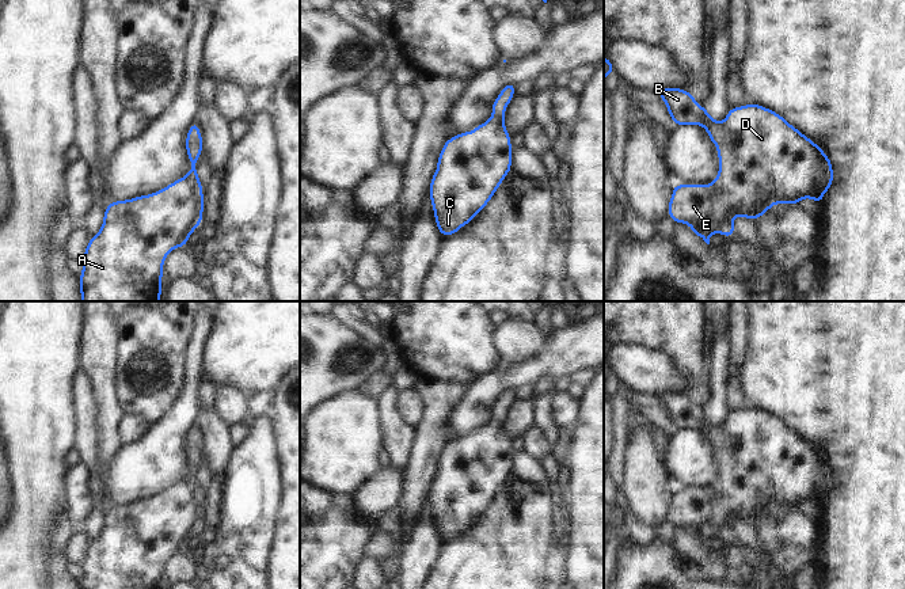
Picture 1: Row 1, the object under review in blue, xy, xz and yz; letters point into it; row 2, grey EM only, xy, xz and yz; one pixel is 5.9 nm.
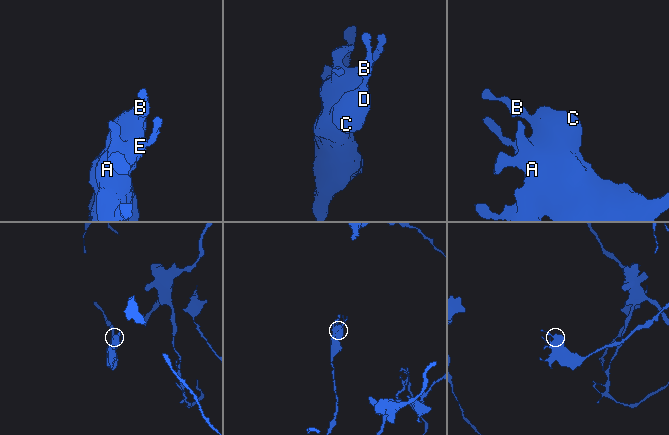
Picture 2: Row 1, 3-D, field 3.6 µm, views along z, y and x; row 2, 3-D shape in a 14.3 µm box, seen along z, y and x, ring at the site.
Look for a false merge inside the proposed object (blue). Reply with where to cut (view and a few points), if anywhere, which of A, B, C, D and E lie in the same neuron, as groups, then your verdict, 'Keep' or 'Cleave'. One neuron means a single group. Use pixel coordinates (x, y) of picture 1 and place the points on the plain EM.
No split. Groups: A B C D E. Keep.

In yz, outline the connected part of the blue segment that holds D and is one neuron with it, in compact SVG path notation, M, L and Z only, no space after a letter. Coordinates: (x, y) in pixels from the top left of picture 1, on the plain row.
M665 391L657 399L665 406L674 430L700 429L707 434L708 442L716 451L719 476L715 484L710 489L674 487L668 509L669 521L676 528L688 528L692 532L692 537L700 540L707 548L710 548L710 542L715 536L731 542L735 536L733 524L738 518L752 525L761 522L775 508L796 509L803 502L811 502L820 509L824 506L822 499L830 493L834 484L832 466L818 448L790 429L779 417L756 407L748 407L741 411L730 411L727 421L722 426L718 426L711 422L706 411L700 410L688 394Z

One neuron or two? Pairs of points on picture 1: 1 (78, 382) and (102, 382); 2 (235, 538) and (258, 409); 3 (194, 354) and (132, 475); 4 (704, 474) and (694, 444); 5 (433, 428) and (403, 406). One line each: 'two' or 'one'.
1: two
2: two
3: one
4: one
5: two

